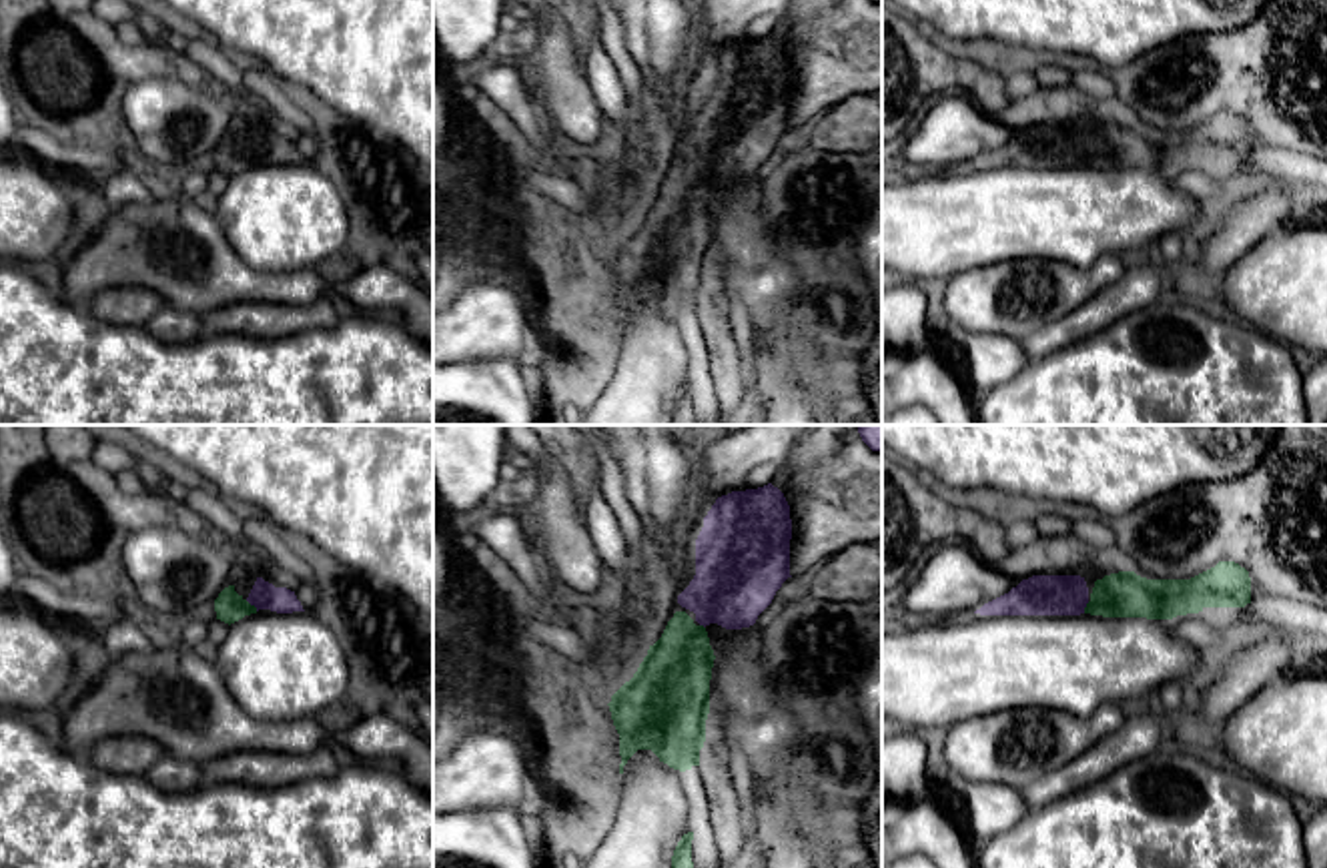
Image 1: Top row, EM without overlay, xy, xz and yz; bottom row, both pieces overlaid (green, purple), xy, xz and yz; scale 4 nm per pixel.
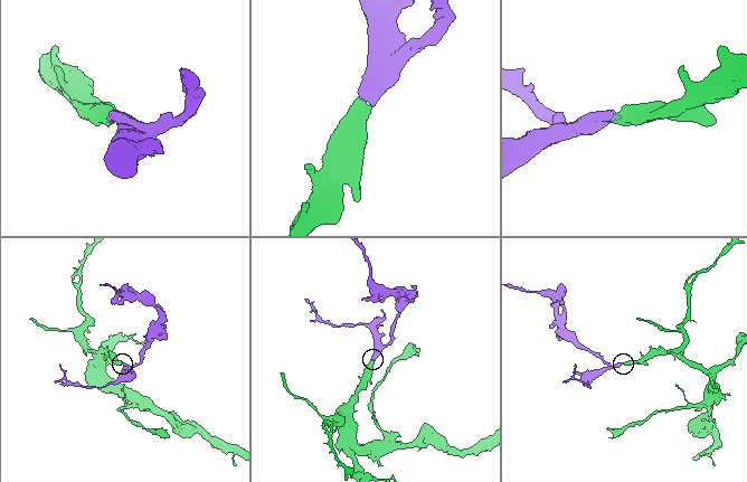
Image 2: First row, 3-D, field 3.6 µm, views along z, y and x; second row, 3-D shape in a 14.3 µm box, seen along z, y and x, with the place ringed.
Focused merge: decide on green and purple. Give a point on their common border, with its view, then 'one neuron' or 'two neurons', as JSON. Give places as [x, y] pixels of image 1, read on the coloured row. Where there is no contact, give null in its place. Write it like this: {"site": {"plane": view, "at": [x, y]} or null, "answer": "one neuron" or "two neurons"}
{"site": {"plane": "xy", "at": [249, 604]}, "answer": "one neuron"}

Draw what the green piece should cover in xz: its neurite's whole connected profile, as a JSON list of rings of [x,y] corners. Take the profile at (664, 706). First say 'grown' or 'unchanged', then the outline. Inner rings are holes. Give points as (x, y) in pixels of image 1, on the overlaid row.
grown; [[[772,483],[716,499],[696,539],[696,575],[678,595],[684,609],[674,613],[633,678],[607,704],[619,734],[619,774],[637,750],[651,750],[659,762],[680,772],[700,766],[716,660],[706,627],[718,623],[726,629],[742,629],[756,623],[782,583],[792,577],[790,539],[790,505]]]

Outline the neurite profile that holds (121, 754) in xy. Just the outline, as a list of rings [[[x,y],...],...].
[[[112,736],[102,738],[88,754],[92,766],[122,774],[144,776],[164,750],[150,738],[142,736]]]

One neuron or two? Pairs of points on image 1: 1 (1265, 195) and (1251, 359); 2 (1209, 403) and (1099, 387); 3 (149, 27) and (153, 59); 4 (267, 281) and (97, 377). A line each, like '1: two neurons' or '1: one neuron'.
1: two neurons
2: one neuron
3: two neurons
4: two neurons

